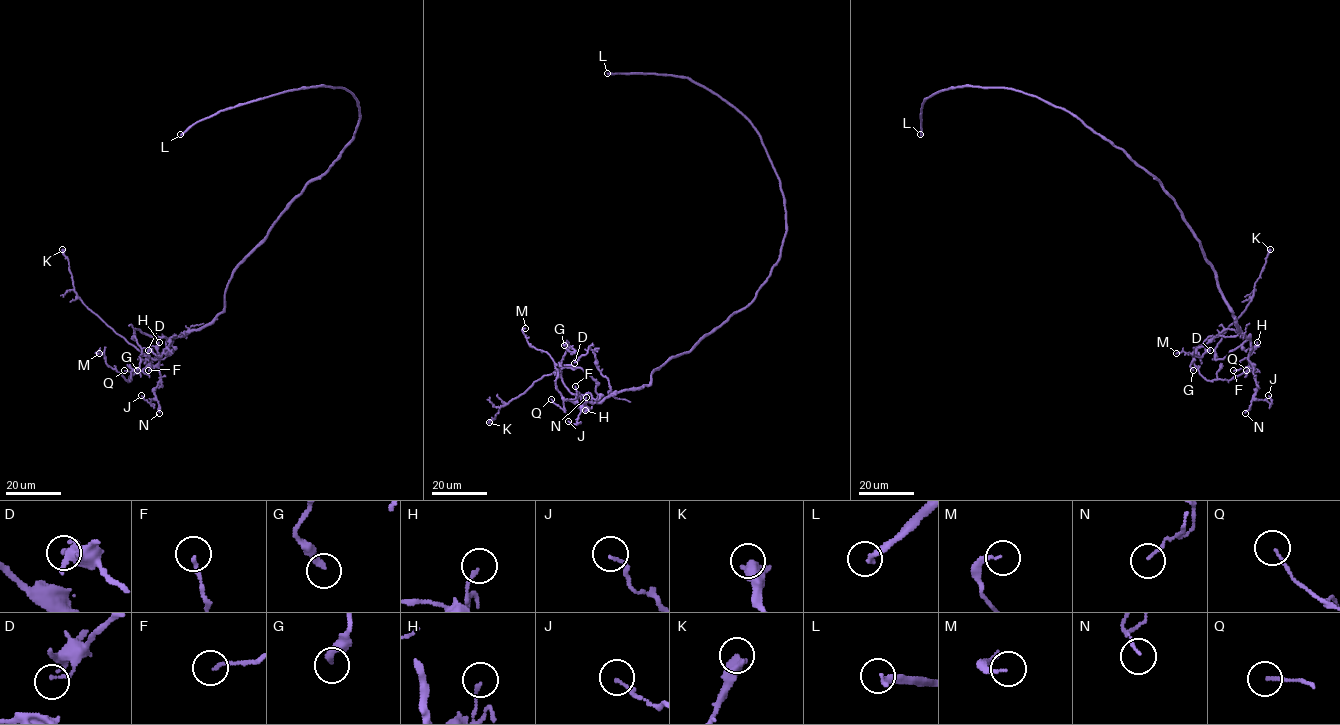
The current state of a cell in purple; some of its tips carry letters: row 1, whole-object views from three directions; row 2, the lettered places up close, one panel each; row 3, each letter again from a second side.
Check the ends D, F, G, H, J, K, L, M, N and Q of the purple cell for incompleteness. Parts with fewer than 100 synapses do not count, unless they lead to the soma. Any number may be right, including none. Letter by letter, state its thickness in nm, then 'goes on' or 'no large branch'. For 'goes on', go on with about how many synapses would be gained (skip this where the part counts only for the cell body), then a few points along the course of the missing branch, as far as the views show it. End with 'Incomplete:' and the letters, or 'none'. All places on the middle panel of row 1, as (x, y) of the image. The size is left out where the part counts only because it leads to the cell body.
D: 120 nm thick; no large branch
F: 140 nm thick; no large branch
G: 280 nm thick; no large branch
H: 140 nm thick; no large branch
J: 110 nm thick; no large branch
K: 550 nm thick; no large branch
L: 260 nm thick; goes on; about 200 synapses; missing branch runs (607, 73), (568, 76), (567, 135), (542, 259), (519, 309), (519, 330), (491, 348), (502, 341), (508, 356)
M: 110 nm thick; no large branch
N: 90 nm thick; no large branch
Q: 120 nm thick; no large branch
Incomplete: L

